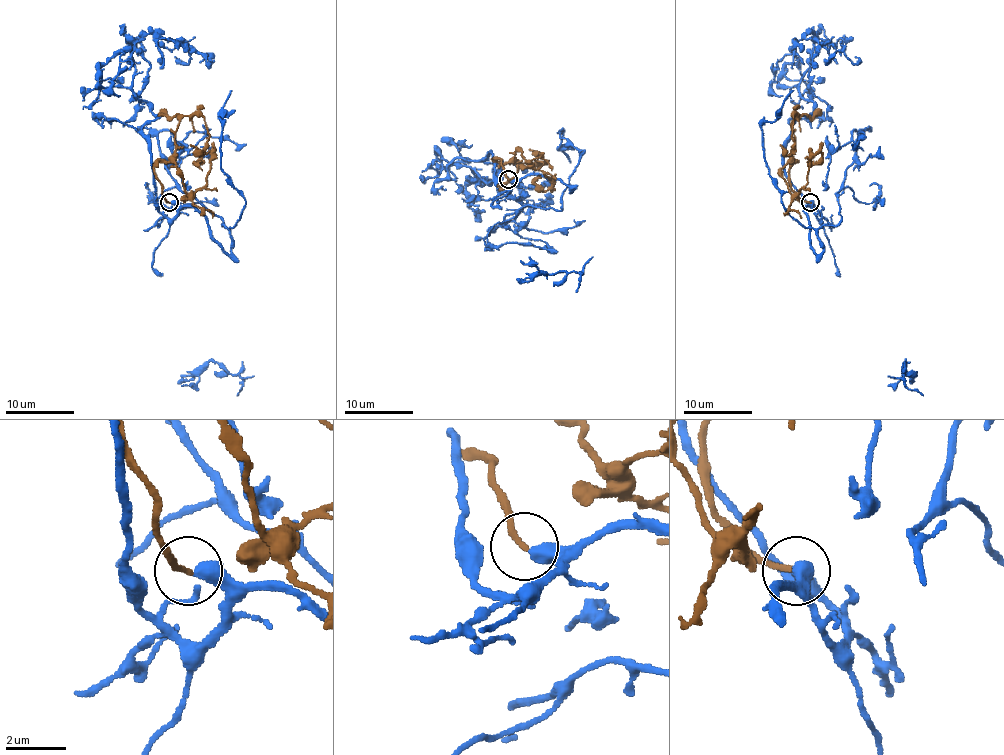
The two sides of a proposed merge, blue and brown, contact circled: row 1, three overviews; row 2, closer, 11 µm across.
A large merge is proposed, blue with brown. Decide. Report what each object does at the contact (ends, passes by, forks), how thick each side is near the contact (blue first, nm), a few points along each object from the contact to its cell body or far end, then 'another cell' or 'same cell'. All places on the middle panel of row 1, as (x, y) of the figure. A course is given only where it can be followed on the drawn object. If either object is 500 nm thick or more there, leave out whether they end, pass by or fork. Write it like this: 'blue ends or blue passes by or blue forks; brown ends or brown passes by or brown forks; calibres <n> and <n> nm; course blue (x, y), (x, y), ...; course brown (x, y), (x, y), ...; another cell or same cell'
blue ends; brown ends; calibres 480 and 190 nm; course blue (509, 180), (503, 191), (490, 153), (491, 182), (438, 147), (438, 163), (471, 146), (452, 140), (459, 151); course brown (509, 178), (500, 159), (493, 158), (509, 161), (517, 151), (552, 184), (541, 191), (534, 182), (541, 177); same cell

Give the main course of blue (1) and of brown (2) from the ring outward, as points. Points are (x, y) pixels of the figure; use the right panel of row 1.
1: (811, 203), (784, 166), (784, 140), (813, 109), (778, 82), (792, 52), (771, 82), (782, 96)
2: (809, 203), (790, 187), (794, 159), (782, 170), (792, 194), (806, 184), (809, 159), (820, 153), (808, 170)

